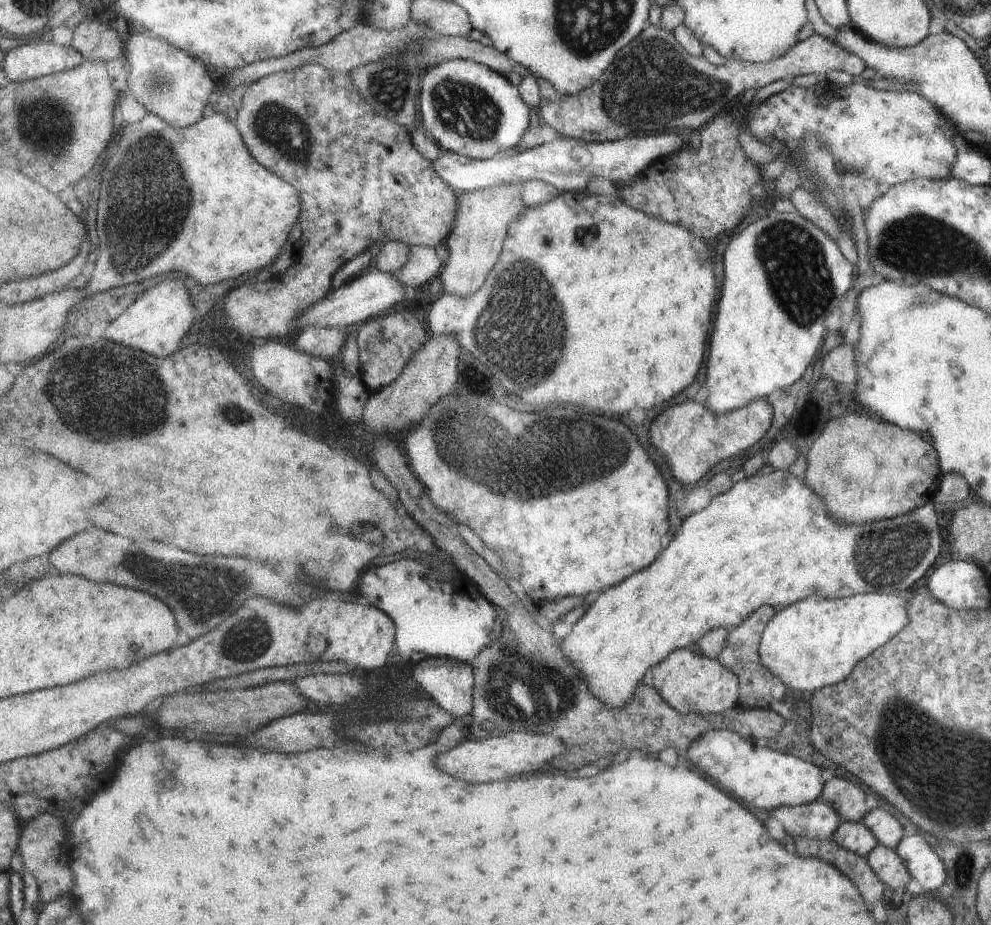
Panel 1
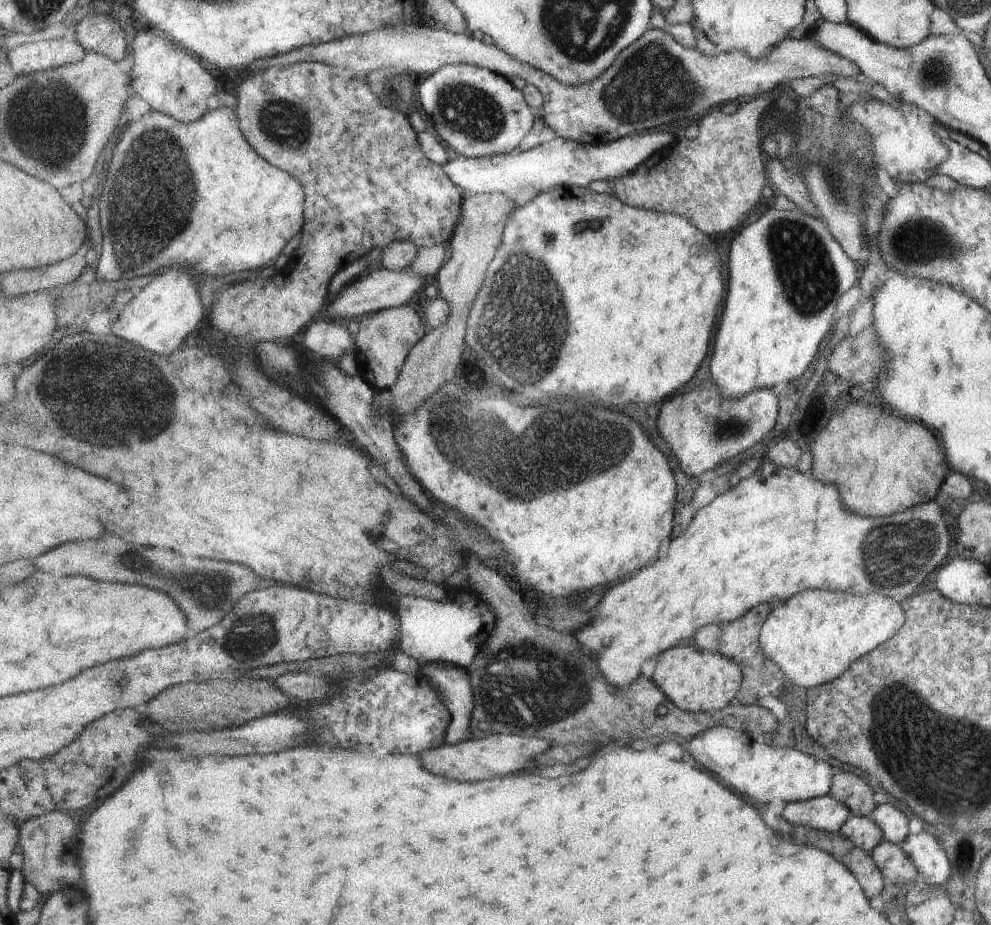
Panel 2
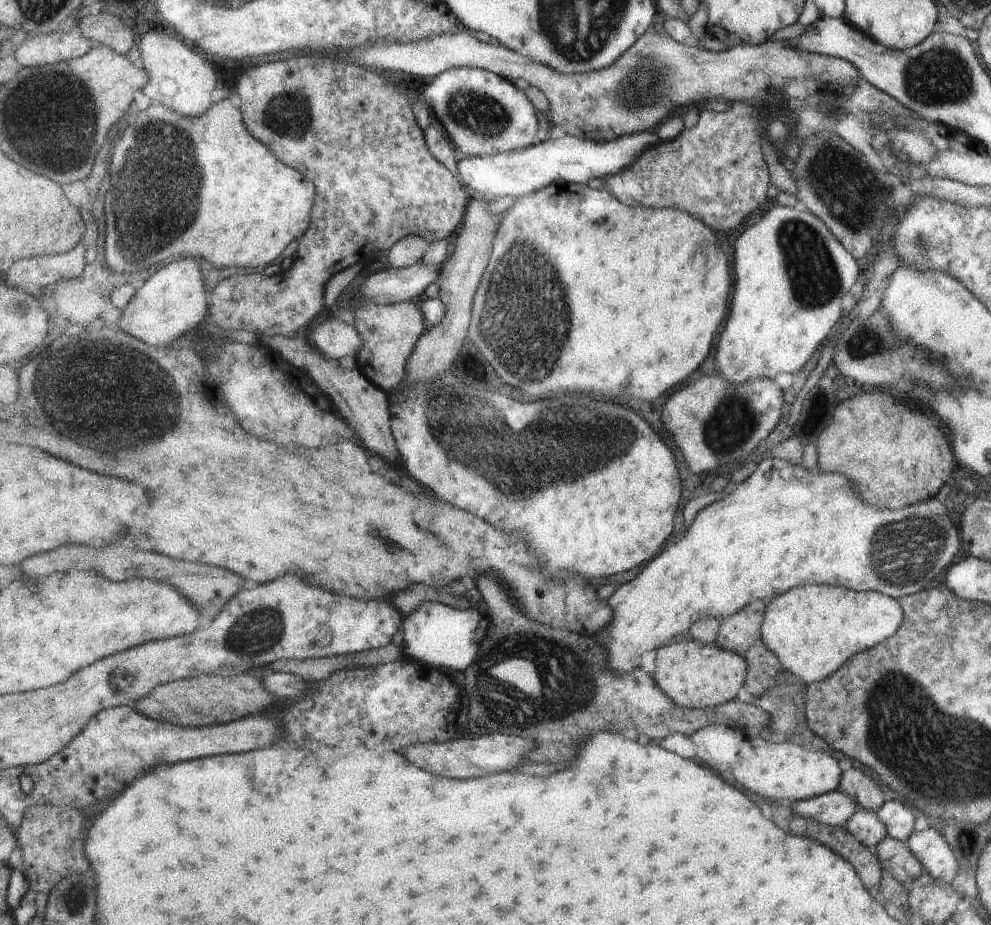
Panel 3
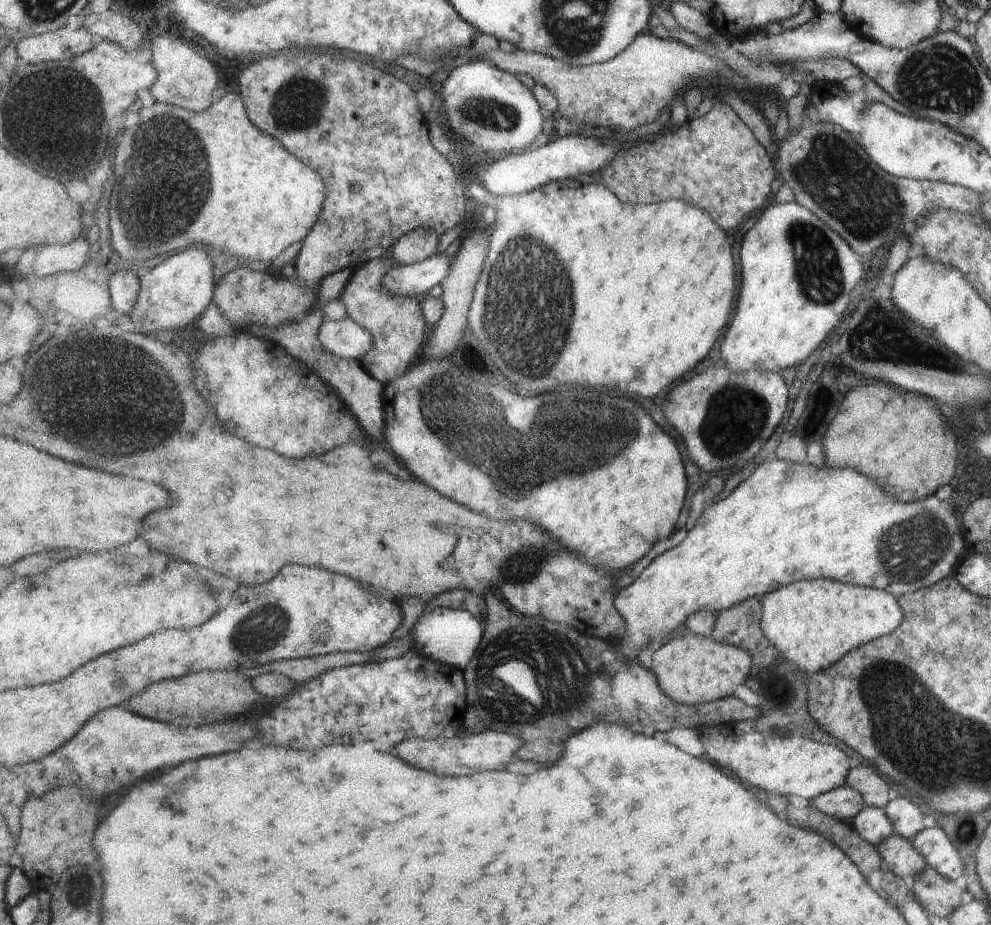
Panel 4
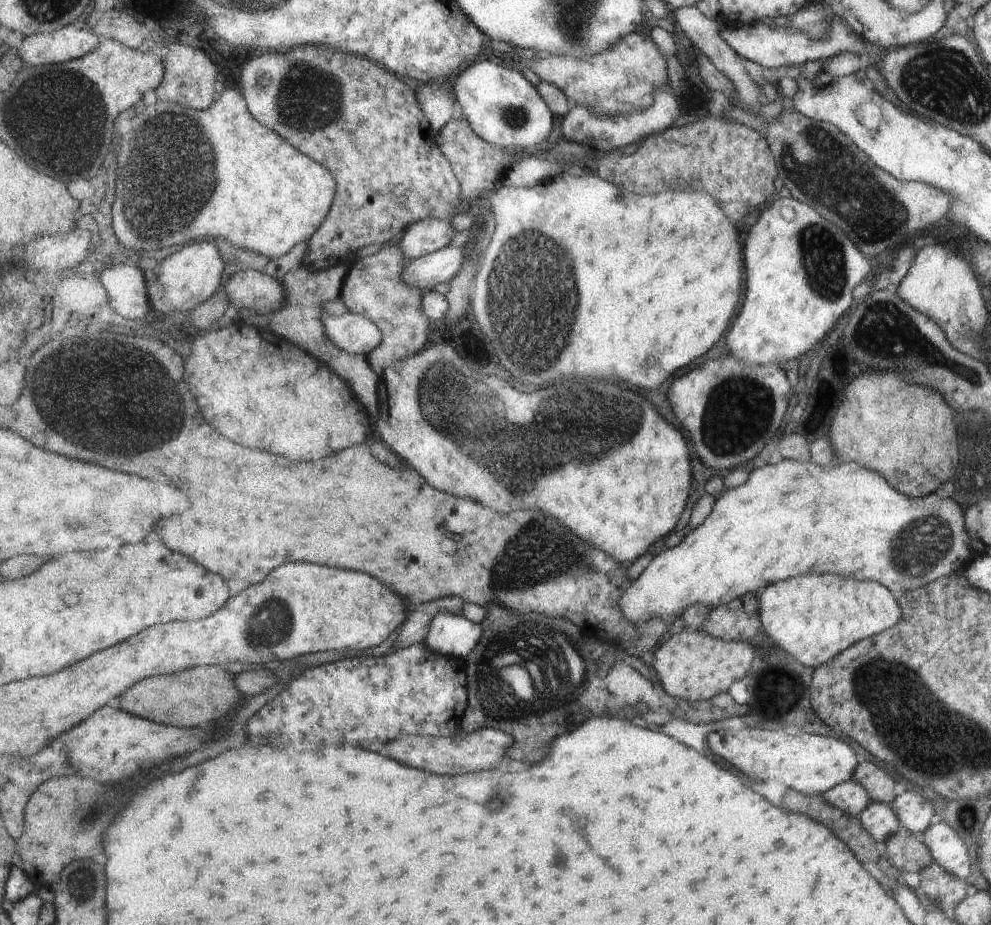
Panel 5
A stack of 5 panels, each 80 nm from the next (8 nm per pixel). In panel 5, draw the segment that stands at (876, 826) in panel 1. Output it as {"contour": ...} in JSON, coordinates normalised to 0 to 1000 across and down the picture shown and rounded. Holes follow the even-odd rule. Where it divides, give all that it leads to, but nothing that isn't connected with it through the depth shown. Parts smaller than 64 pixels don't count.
{"contour":[[[907,854],[902,864],[896,868],[909,894],[926,904],[938,891],[937,884],[942,880],[942,874],[927,857]]]}

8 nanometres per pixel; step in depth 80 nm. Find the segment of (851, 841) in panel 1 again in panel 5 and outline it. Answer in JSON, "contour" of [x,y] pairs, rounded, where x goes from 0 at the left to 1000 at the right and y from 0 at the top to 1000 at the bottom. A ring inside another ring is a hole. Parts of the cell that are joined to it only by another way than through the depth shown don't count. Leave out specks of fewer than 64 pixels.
{"contour":[[[877,867],[865,882],[871,897],[883,909],[892,910],[896,903],[903,902],[907,888],[896,869]]]}

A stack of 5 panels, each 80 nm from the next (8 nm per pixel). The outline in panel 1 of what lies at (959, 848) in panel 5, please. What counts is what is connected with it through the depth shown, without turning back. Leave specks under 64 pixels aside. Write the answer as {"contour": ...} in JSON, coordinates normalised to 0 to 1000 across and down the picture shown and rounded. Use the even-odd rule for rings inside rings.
{"contour":[[[929,899],[911,905],[902,917],[919,948],[927,954],[931,964],[943,966],[954,954],[955,943],[950,929],[931,909]]]}

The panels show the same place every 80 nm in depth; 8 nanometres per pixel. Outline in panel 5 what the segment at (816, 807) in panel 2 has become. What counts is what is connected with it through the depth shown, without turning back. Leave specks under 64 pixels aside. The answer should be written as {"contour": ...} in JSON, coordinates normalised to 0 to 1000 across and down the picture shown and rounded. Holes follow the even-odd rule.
{"contour":[[[859,842],[840,850],[828,859],[835,869],[862,883],[878,867],[873,853]]]}

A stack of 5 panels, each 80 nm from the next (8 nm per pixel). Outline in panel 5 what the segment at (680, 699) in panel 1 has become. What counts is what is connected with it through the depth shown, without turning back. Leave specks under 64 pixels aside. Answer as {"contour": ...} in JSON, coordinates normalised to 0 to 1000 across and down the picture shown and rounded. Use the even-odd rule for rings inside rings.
{"contour":[[[692,679],[673,688],[660,706],[657,720],[667,730],[668,739],[675,750],[692,758],[714,758],[736,748],[740,736],[756,729],[760,701],[750,693],[725,691],[710,682]]]}

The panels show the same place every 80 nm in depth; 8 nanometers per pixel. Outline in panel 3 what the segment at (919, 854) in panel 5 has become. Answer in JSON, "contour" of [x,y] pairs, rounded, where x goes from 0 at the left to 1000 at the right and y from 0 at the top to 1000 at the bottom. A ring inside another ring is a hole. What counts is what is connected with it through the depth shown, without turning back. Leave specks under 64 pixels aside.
{"contour":[[[894,904],[880,920],[886,928],[892,945],[899,947],[903,956],[910,954],[913,949],[924,950],[932,944],[929,933],[909,909]]]}

